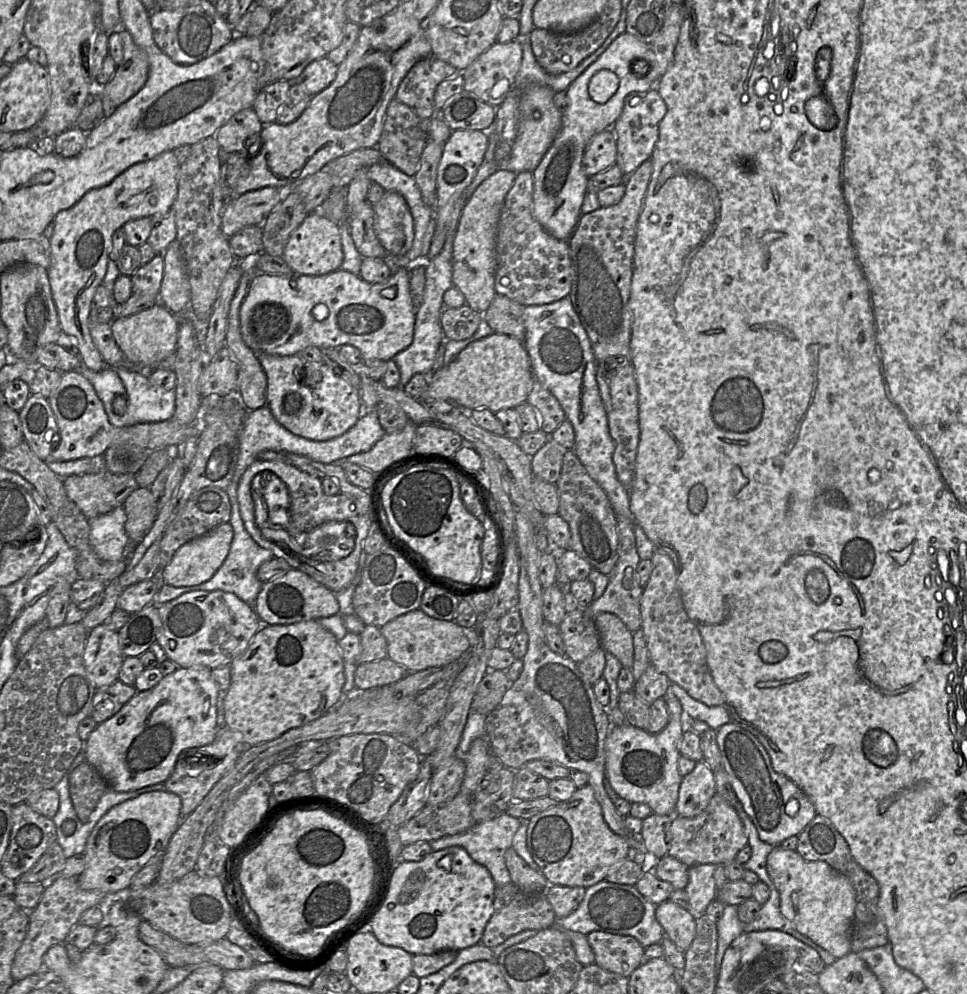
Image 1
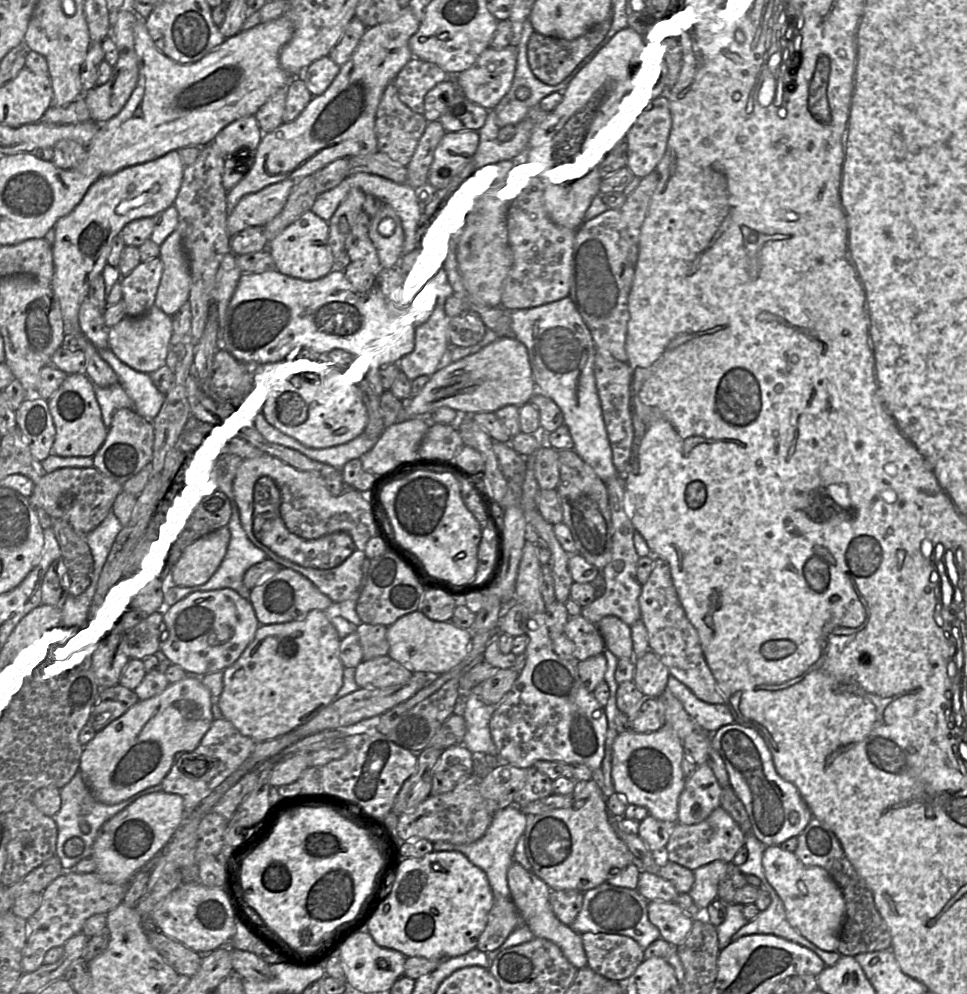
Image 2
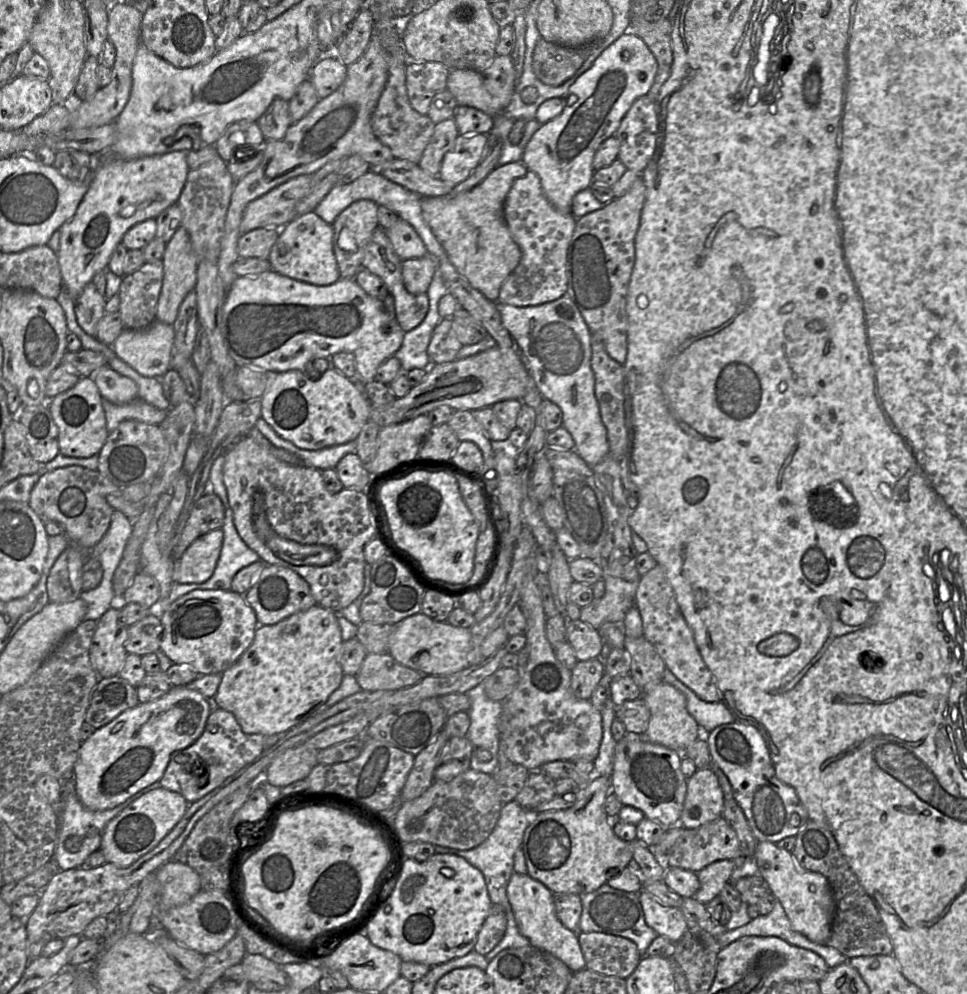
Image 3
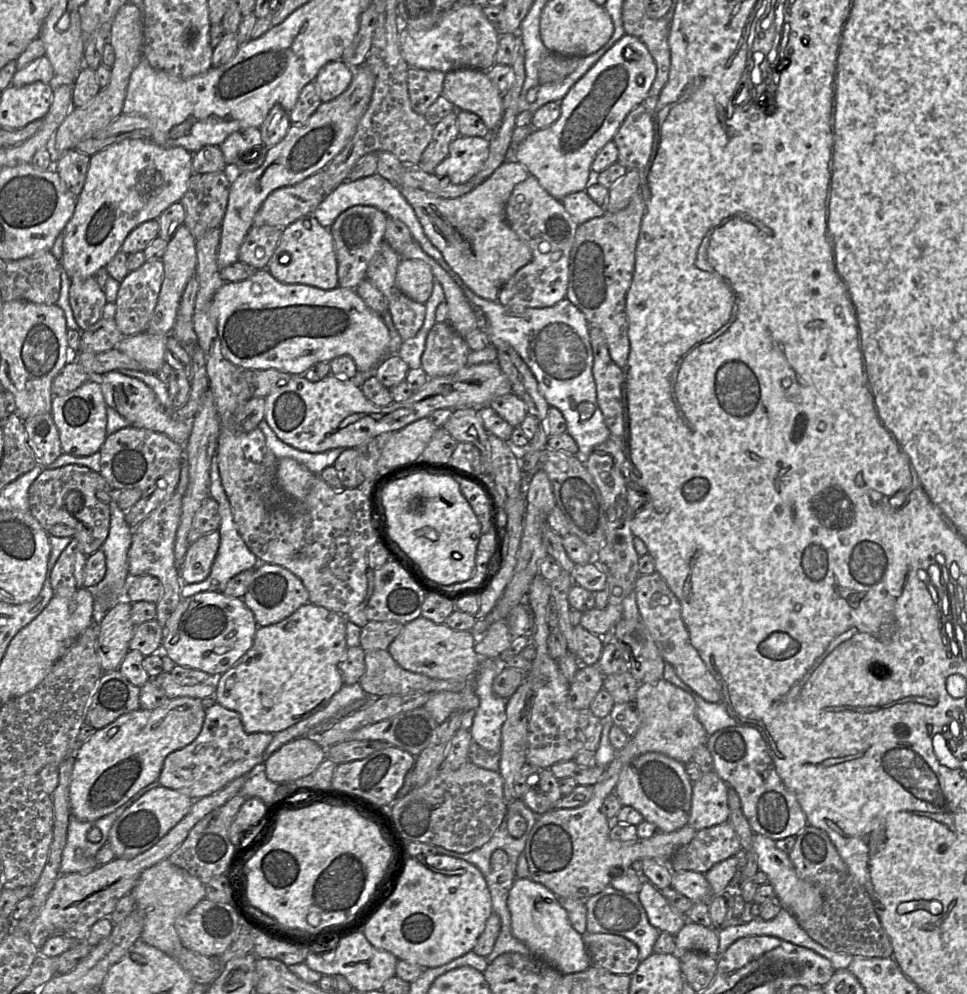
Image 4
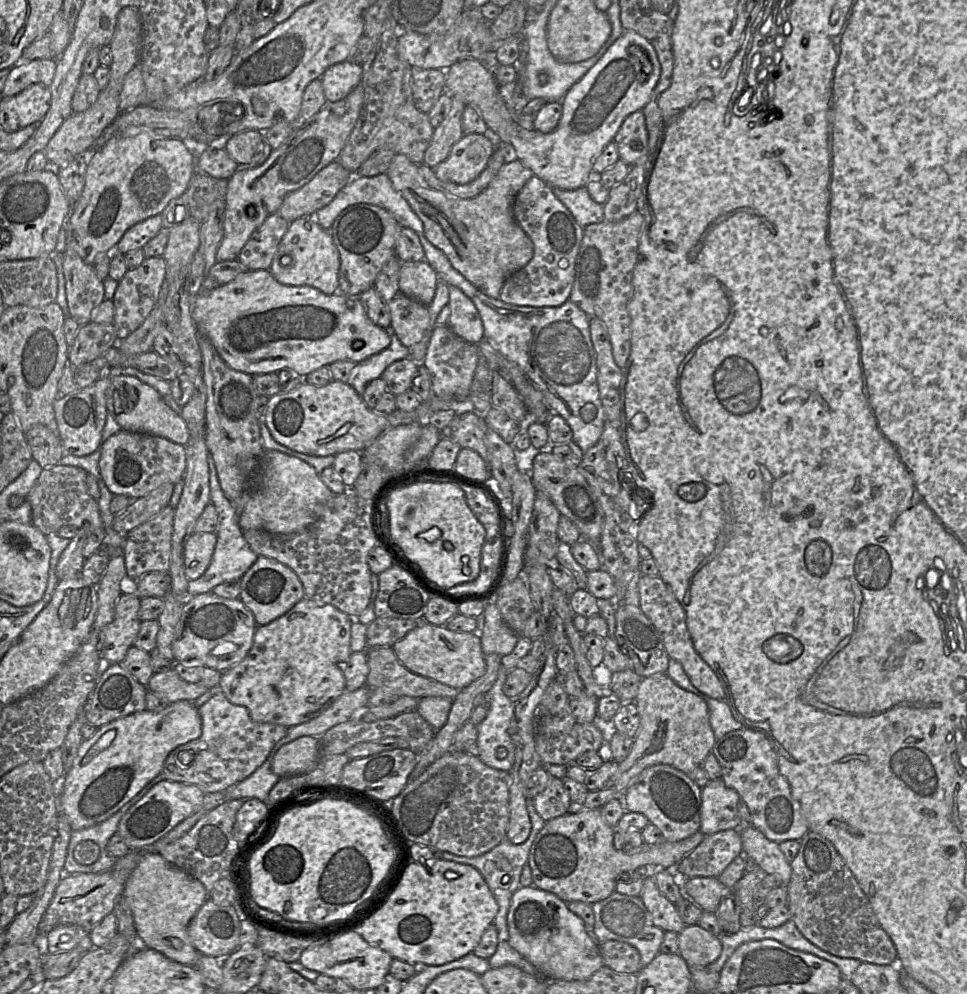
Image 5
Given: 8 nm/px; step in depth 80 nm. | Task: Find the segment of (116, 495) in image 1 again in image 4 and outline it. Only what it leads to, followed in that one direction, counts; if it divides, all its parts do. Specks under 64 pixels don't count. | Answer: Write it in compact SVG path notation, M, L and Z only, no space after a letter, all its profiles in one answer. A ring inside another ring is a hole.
M66 465L60 468L46 468L29 488L29 510L31 515L45 529L56 524L65 524L74 530L73 537L80 543L86 556L99 550L108 537L110 508L97 499L96 492L108 492L113 488L97 472L79 465Z

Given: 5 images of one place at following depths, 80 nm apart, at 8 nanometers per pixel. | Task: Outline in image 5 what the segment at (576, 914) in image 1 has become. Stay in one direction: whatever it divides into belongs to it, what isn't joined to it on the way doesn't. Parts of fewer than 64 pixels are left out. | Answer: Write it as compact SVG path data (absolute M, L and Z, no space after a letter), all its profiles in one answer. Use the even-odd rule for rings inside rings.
M613 892L609 897L591 905L595 915L593 937L598 943L616 940L635 947L640 954L641 969L660 953L664 931L657 927L640 896Z

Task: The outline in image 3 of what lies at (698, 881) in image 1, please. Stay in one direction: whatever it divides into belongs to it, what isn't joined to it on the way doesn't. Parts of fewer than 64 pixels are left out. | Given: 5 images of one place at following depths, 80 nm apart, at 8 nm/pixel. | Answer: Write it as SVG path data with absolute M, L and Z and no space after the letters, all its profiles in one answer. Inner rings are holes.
M725 859L715 861L697 872L700 887L694 898L706 905L716 896L719 896L734 869L733 860Z

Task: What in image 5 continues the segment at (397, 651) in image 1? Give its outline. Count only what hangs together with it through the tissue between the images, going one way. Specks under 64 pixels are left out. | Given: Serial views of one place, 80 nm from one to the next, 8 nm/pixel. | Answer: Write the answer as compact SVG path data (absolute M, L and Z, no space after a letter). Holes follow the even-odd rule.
M423 618L423 624L419 625L418 627L410 631L405 637L397 641L392 646L392 650L394 651L399 661L411 672L426 678L436 680L440 683L456 688L457 690L461 690L465 688L466 686L468 686L469 684L471 684L472 682L480 678L485 673L485 670L486 670L485 654L483 653L481 648L481 640L478 632L454 632L449 630L446 626L436 626L436 625L430 624L426 622L424 618Z

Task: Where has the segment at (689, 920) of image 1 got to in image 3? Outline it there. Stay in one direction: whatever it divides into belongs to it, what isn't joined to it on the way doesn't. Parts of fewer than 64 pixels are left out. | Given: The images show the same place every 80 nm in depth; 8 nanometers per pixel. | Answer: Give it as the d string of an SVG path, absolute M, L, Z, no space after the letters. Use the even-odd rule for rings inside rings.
M646 890L639 897L647 925L659 935L676 943L688 931L689 923L680 908L663 905Z

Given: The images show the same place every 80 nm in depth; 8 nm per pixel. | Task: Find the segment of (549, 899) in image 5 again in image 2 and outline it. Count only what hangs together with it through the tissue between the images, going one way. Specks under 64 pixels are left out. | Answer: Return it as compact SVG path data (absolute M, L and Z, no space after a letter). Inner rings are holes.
M513 862L508 870L508 886L510 898L519 910L524 925L531 930L534 936L545 938L555 943L568 961L577 969L586 967L587 956L583 947L581 934L557 918L549 901L551 891L549 886L532 871L526 870L517 862Z

